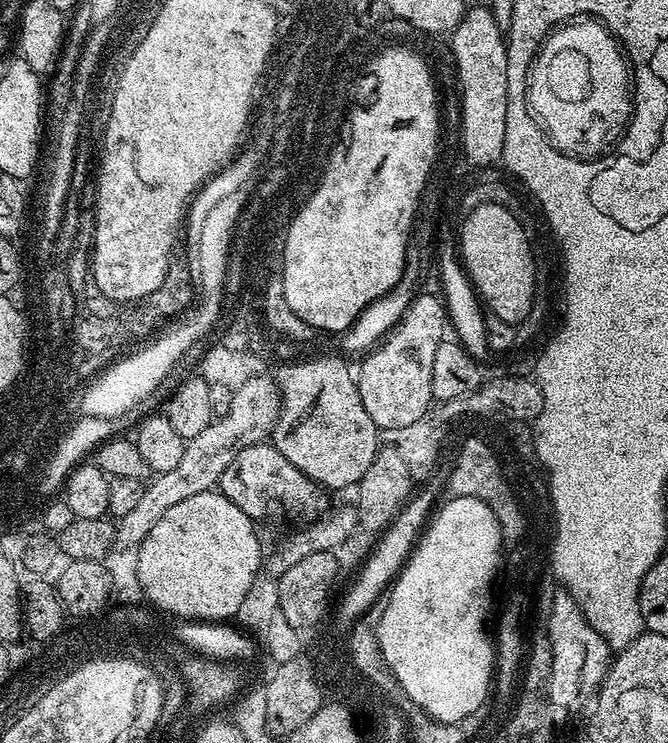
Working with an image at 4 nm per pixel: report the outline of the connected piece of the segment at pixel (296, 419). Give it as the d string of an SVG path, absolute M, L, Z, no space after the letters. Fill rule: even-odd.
M328 354L316 357L320 361L320 368L312 368L312 361L308 358L298 362L292 372L284 372L284 401L280 403L280 413L272 427L270 442L282 454L282 458L286 458L286 462L298 466L298 470L302 470L302 474L310 477L321 489L351 489L375 460L378 429L370 414L366 414L366 406L362 406L353 369L351 372L342 361Z

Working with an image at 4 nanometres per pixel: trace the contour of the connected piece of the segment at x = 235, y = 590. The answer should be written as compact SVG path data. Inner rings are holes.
M218 490L194 494L194 498L185 498L178 506L170 506L134 552L145 601L149 605L164 605L172 618L181 621L231 621L257 580L262 548L256 528L254 521Z

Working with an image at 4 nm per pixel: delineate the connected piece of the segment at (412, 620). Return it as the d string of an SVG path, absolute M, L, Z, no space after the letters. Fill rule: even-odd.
M455 498L439 510L441 512L436 517L433 515L430 523L423 529L418 543L407 559L407 563L400 569L391 585L386 596L388 605L385 606L384 613L378 616L376 629L378 630L378 642L382 646L384 661L388 663L392 677L400 683L410 699L427 715L440 720L442 723L452 723L464 718L464 712L472 712L472 708L476 708L476 704L480 704L480 696L484 696L484 684L488 684L488 673L494 668L494 659L488 650L488 639L485 639L487 630L484 609L488 608L488 580L492 580L492 568L496 568L496 521L498 518L494 518L490 506L486 506L486 502L478 502L478 498Z

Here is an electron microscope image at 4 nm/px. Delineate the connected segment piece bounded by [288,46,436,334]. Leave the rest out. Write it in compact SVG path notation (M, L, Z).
M411 47L402 50L394 50L387 57L380 58L380 100L372 104L368 112L360 112L356 116L356 133L352 135L352 152L348 152L348 160L344 160L343 166L335 172L334 176L328 176L324 188L316 192L316 200L304 208L304 216L296 220L296 228L292 228L292 240L288 240L288 301L296 312L304 316L304 320L314 322L326 322L326 333L334 334L341 331L342 326L349 326L357 318L358 310L364 308L362 298L368 303L387 296L396 287L400 276L406 267L407 238L404 232L408 232L408 216L412 216L412 204L416 204L416 192L420 192L420 184L424 184L424 172L428 172L428 164L432 164L432 144L436 144L436 108L432 108L432 83L428 81L429 61L424 61L416 52L411 52Z

